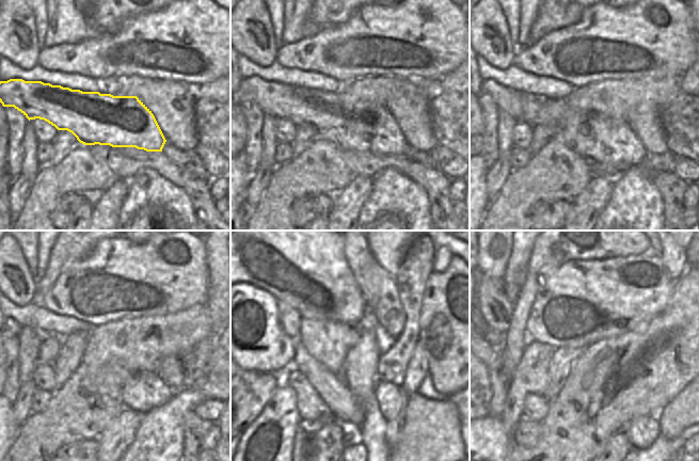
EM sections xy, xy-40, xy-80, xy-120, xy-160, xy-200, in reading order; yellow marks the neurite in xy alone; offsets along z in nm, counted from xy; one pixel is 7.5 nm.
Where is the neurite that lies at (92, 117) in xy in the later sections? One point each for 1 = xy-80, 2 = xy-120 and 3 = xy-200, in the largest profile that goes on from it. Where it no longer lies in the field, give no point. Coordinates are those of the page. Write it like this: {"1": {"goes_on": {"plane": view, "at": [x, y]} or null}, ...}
{"1": {"goes_on": {"plane": "xy-80", "at": [598, 138]}}, "2": {"goes_on": {"plane": "xy-120", "at": [140, 391]}}, "3": {"goes_on": {"plane": "xy-200", "at": [642, 431]}}}

